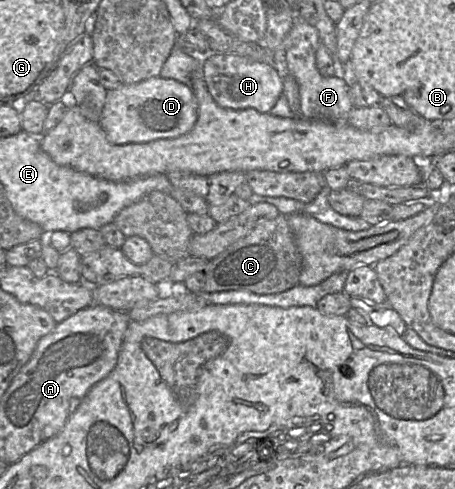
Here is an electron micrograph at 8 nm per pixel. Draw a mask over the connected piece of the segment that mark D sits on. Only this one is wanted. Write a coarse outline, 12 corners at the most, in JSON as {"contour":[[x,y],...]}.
{"contour":[[151,77],[108,90],[98,124],[111,144],[186,134],[190,87]]}

